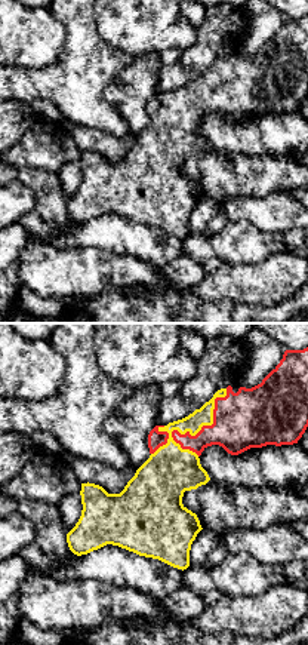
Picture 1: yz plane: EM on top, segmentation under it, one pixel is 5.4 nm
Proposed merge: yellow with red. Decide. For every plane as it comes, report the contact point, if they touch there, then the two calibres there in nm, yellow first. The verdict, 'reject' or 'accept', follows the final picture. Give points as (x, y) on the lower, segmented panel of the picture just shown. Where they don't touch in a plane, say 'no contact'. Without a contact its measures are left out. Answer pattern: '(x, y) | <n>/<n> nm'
(199, 430) | 240/320 nm

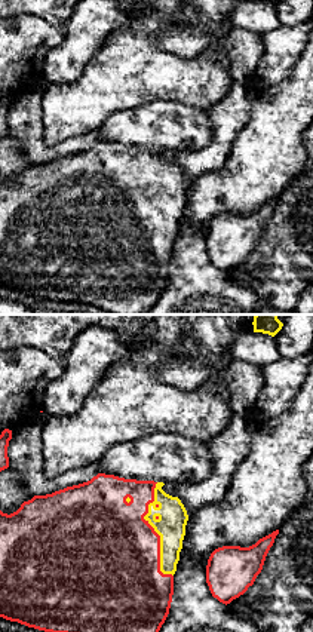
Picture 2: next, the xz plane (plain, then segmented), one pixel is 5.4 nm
(156, 531) | 160/480 nm

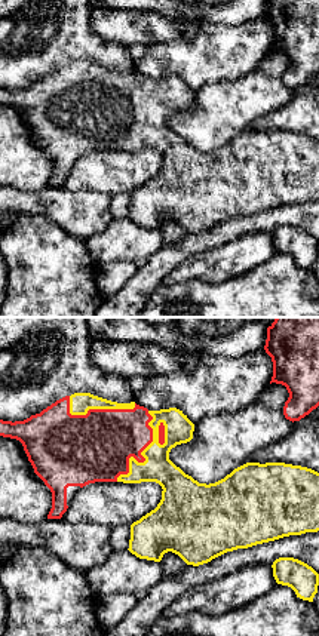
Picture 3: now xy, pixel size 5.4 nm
(143, 455) | 160/360 nm

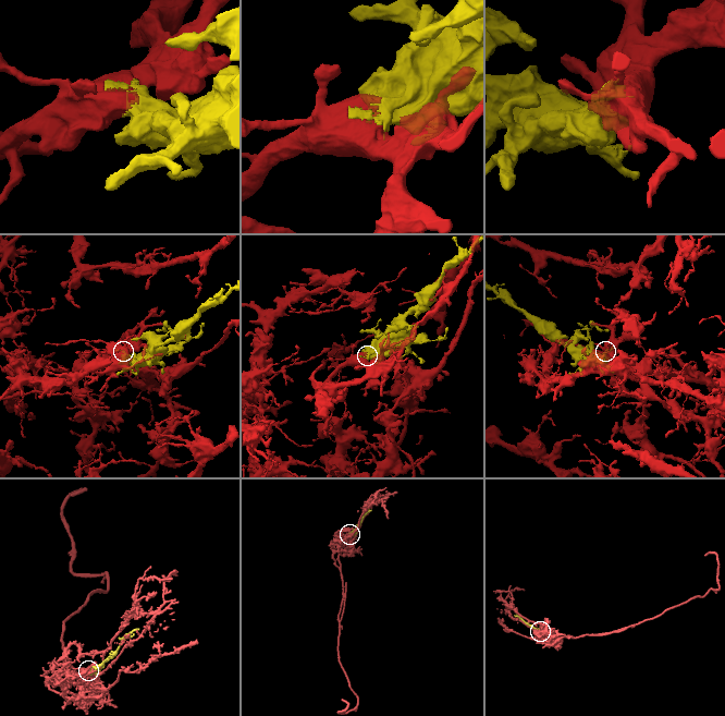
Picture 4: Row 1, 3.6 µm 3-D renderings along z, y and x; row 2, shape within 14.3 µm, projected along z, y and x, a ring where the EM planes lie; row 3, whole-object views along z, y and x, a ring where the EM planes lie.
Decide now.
accept

